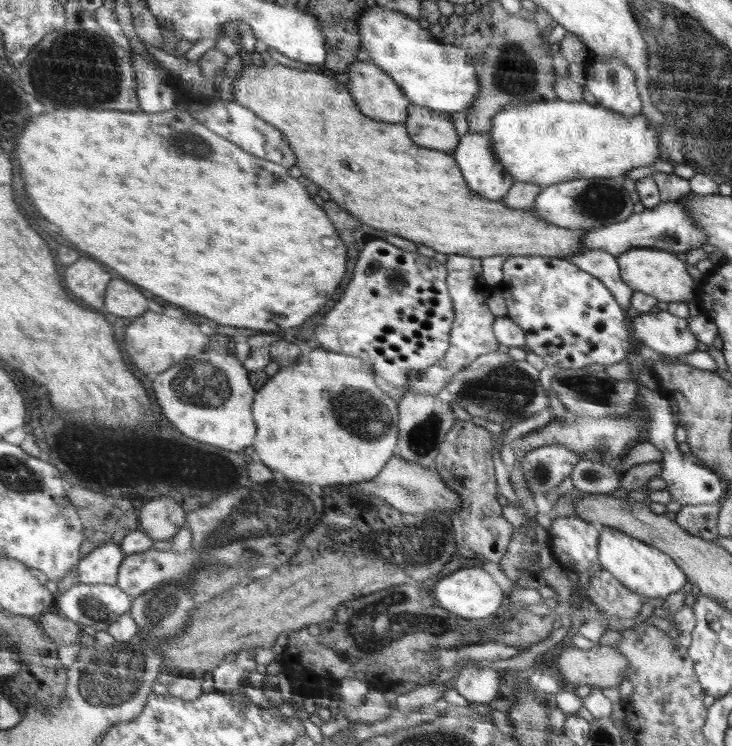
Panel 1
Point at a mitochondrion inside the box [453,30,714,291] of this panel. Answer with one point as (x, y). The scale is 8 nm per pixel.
(517, 73)

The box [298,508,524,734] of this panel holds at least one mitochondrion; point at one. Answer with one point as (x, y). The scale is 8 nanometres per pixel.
(396, 605)

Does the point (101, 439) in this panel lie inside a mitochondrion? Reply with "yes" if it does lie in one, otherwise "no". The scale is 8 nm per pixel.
no

